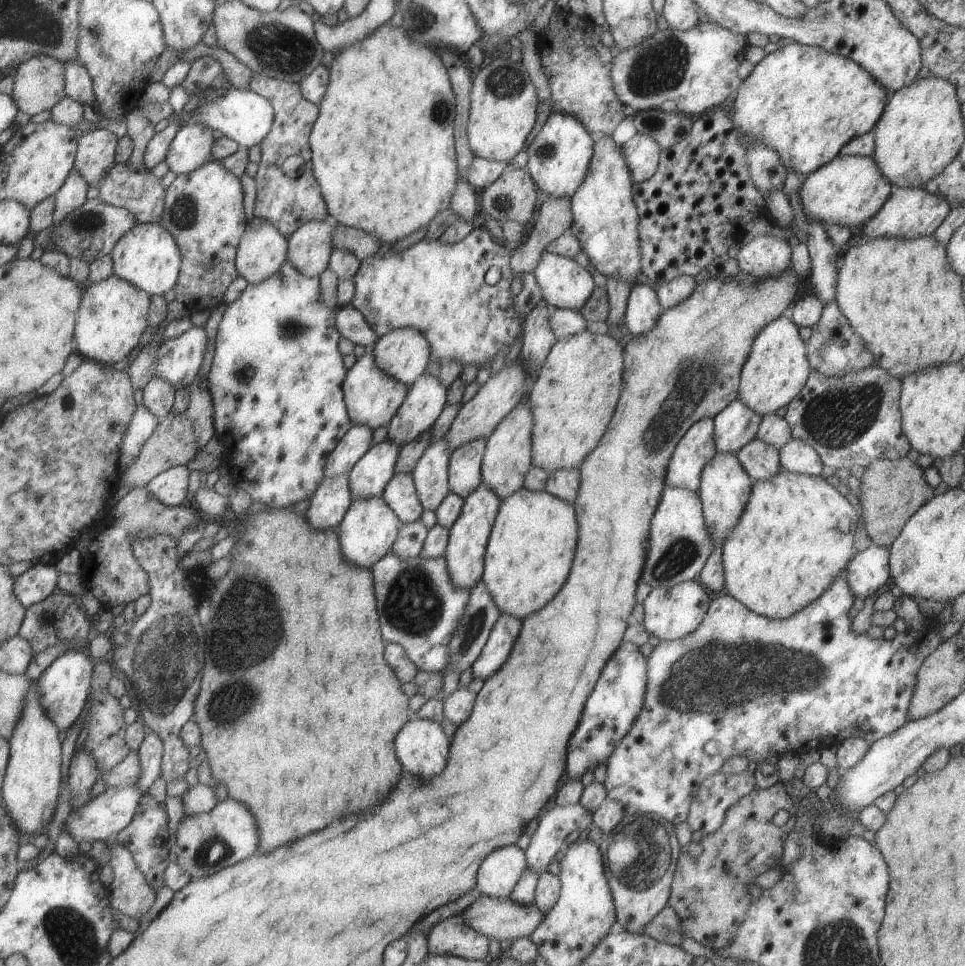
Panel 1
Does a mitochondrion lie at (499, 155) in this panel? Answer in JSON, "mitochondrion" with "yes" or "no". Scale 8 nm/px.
{"mitochondrion":"no"}

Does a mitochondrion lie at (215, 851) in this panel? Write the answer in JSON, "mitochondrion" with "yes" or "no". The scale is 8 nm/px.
{"mitochondrion":"yes"}

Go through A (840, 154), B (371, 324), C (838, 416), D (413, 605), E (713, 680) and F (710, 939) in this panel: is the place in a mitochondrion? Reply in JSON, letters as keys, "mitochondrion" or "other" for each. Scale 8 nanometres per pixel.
{"A":"other","B":"other","C":"mitochondrion","D":"mitochondrion","E":"mitochondrion","F":"other"}

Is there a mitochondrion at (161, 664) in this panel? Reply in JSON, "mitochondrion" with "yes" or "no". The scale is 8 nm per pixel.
{"mitochondrion":"yes"}

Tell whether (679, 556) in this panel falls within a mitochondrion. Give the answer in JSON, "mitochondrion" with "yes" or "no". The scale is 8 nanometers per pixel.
{"mitochondrion":"yes"}

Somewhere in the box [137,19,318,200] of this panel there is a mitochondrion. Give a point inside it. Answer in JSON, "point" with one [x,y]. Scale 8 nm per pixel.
{"point":[278,48]}

